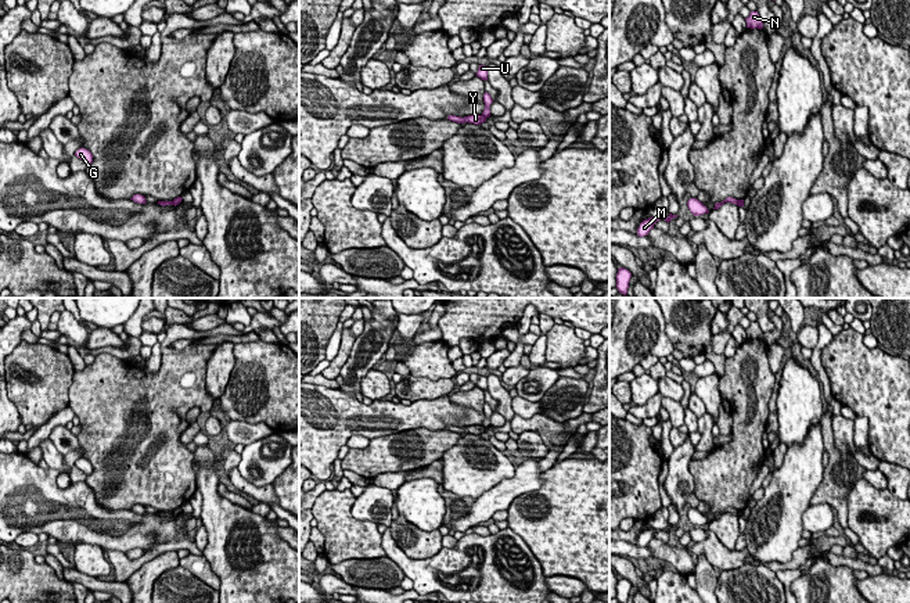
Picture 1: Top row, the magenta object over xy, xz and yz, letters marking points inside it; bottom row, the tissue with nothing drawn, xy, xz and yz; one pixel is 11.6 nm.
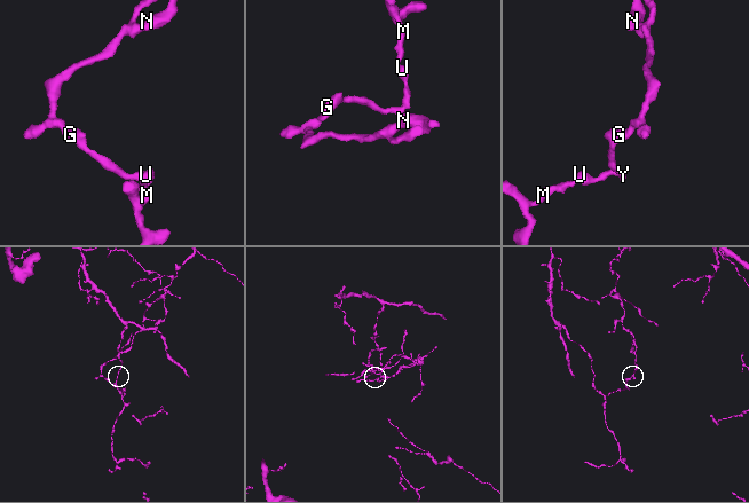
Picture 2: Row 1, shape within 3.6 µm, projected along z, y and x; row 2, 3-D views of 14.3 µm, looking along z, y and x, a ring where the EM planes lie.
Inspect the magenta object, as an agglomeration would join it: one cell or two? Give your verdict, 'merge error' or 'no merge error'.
merge error

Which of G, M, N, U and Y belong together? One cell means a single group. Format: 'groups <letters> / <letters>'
groups G Y / M N U

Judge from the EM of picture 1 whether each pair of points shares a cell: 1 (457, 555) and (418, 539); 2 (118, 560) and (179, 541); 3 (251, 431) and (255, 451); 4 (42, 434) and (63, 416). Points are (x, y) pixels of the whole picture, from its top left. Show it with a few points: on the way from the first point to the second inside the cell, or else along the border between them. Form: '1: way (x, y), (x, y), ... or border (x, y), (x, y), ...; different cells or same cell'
1: border (442, 546), (428, 557), (409, 556); different cells
2: way (133, 563), (164, 548); same cell
3: border (274, 433), (244, 447); different cells
4: way (47, 429), (57, 419); same cell

